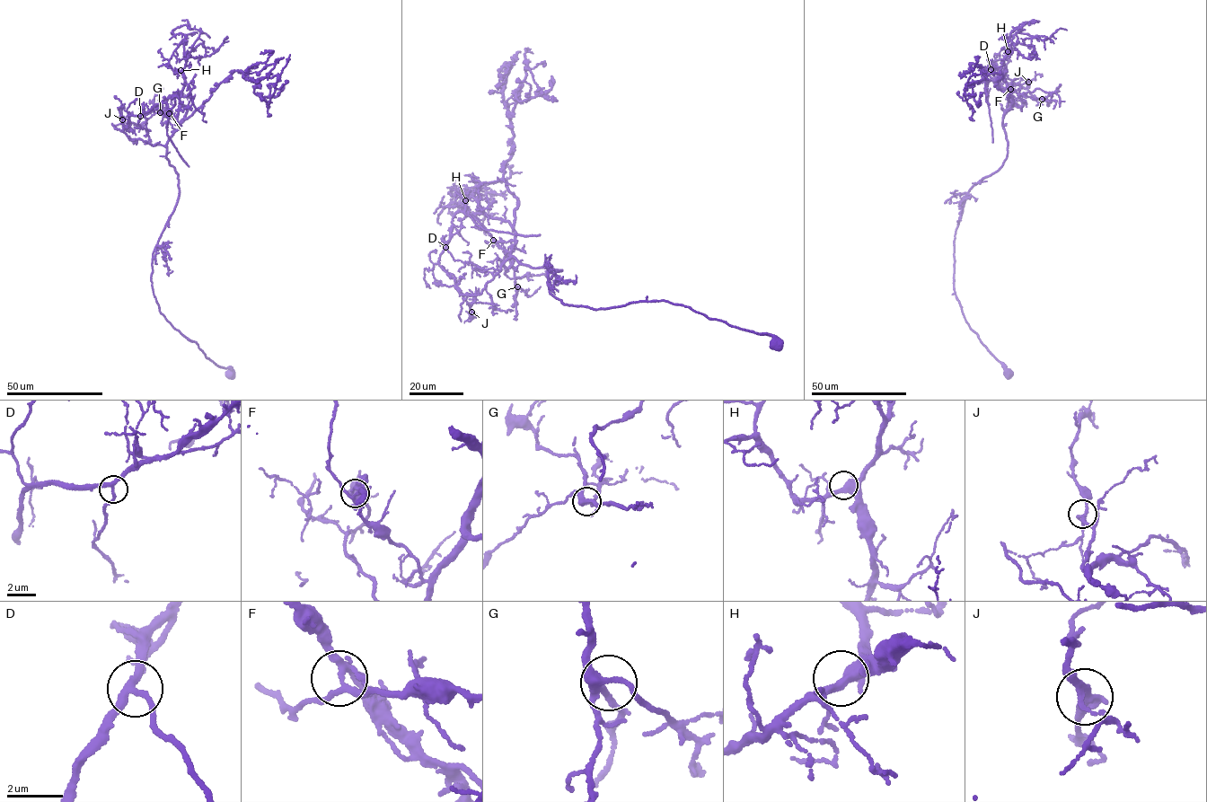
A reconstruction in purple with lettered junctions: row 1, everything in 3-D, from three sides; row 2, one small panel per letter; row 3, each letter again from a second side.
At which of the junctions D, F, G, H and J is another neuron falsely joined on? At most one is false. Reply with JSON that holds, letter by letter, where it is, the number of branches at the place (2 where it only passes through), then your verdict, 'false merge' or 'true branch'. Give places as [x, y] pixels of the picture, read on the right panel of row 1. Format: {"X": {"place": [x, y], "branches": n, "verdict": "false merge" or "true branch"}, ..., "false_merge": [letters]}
{"D": {"place": [991, 69], "branches": 3, "verdict": "true branch"}, "F": {"place": [1010, 89], "branches": 5, "verdict": "false merge"}, "G": {"place": [1042, 99], "branches": 4, "verdict": "true branch"}, "H": {"place": [1008, 51], "branches": 4, "verdict": "true branch"}, "J": {"place": [1028, 82], "branches": 3, "verdict": "true branch"}, "false_merge": ["F"]}

